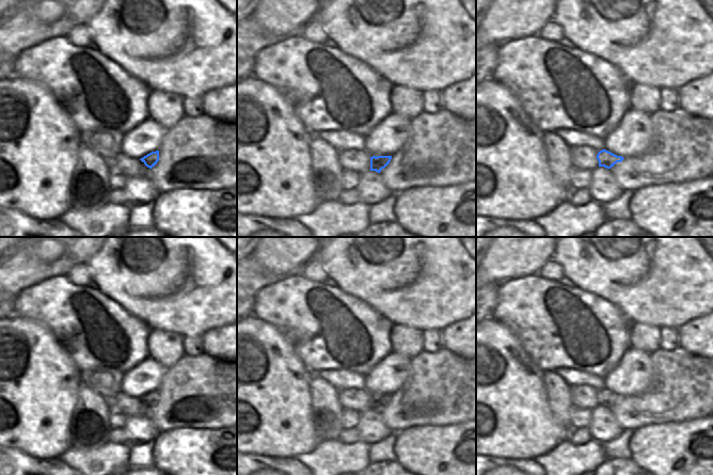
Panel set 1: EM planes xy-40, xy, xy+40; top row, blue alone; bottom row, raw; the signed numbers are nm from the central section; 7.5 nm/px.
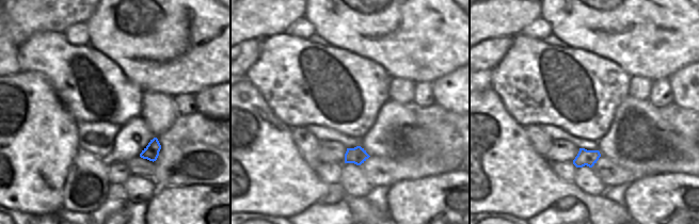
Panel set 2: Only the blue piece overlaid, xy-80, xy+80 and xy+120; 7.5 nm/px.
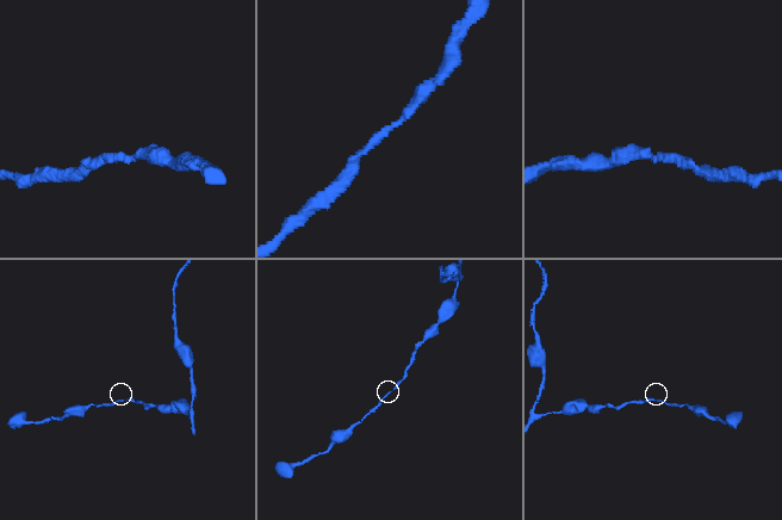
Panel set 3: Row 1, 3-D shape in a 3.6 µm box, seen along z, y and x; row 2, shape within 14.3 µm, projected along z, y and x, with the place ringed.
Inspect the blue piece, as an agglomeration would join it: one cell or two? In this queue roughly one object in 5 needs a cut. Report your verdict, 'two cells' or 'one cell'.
one cell

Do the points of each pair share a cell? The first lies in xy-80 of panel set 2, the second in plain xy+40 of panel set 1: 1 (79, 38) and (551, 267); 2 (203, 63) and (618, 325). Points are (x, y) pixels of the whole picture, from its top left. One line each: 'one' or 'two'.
1: one
2: two

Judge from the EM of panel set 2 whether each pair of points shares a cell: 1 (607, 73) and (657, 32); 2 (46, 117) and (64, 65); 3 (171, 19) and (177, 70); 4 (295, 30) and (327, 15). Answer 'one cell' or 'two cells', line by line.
1: two cells
2: two cells
3: one cell
4: two cells

